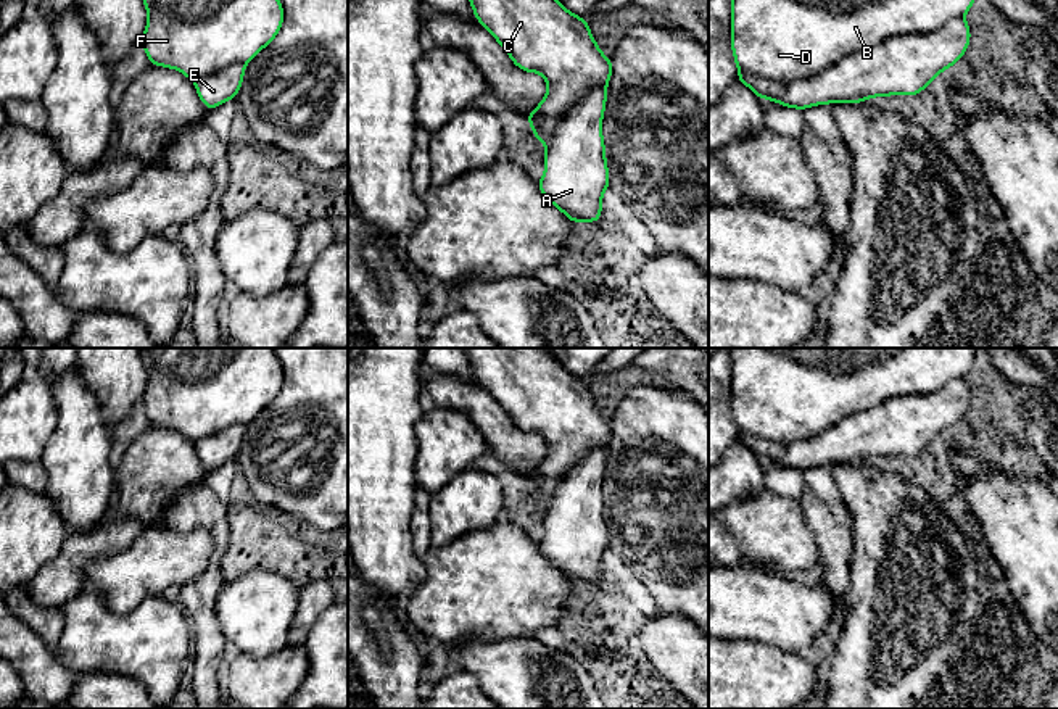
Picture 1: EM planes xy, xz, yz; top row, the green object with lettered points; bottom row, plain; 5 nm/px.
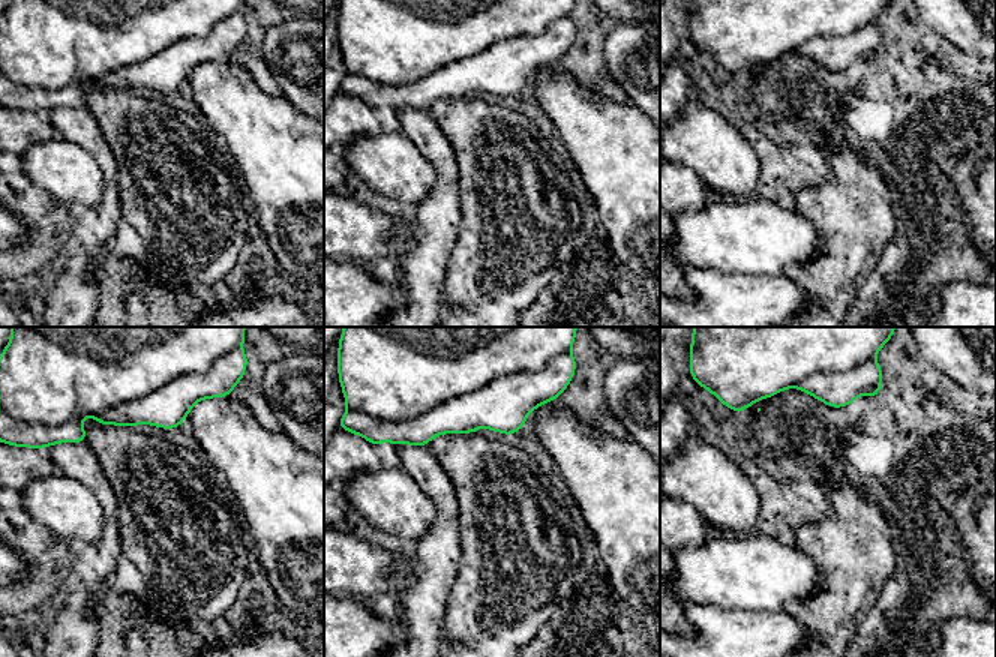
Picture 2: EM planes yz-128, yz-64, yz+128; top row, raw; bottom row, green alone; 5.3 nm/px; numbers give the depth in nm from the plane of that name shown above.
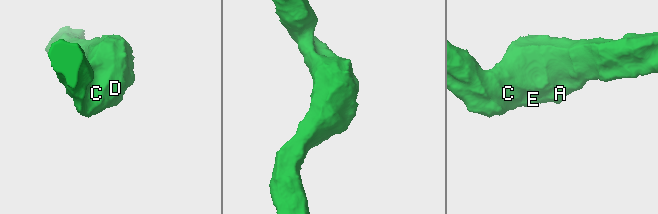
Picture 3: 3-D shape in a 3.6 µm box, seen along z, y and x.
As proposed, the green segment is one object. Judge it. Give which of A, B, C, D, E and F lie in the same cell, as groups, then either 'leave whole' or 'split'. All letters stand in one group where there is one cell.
groups A B C D E F; leave whole

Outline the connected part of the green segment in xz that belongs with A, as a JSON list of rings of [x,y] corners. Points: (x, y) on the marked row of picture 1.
[[[469,0],[477,21],[499,42],[517,68],[538,73],[548,84],[541,103],[527,114],[533,137],[544,143],[541,193],[573,224],[597,222],[609,169],[602,139],[607,84],[612,58],[597,47],[588,19],[564,8],[559,0]]]

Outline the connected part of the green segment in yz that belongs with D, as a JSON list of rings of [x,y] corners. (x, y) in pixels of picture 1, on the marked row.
[[[731,0],[731,48],[739,69],[738,81],[746,84],[758,100],[768,98],[787,108],[826,103],[860,103],[873,97],[907,93],[910,98],[924,90],[934,77],[961,60],[969,47],[969,26],[965,15],[974,0]]]

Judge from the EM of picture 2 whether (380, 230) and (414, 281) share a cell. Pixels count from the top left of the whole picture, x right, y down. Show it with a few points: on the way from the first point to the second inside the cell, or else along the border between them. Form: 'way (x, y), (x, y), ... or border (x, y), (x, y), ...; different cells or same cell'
border (414, 225), (413, 248), (401, 260); different cells

